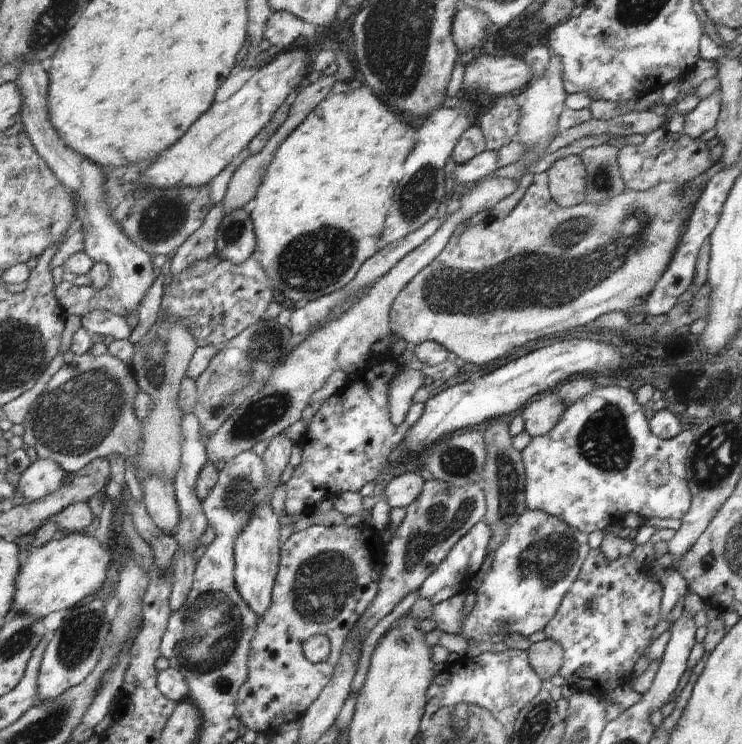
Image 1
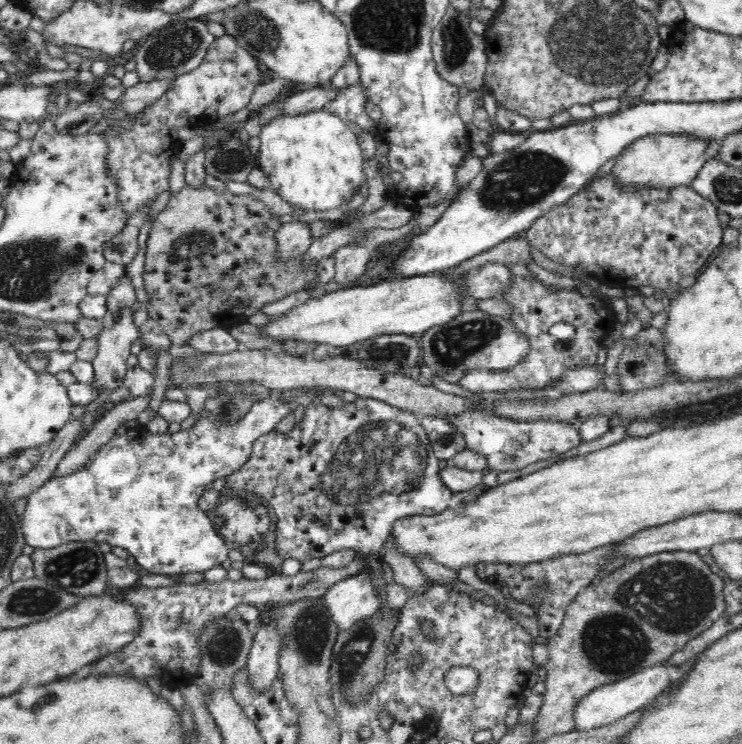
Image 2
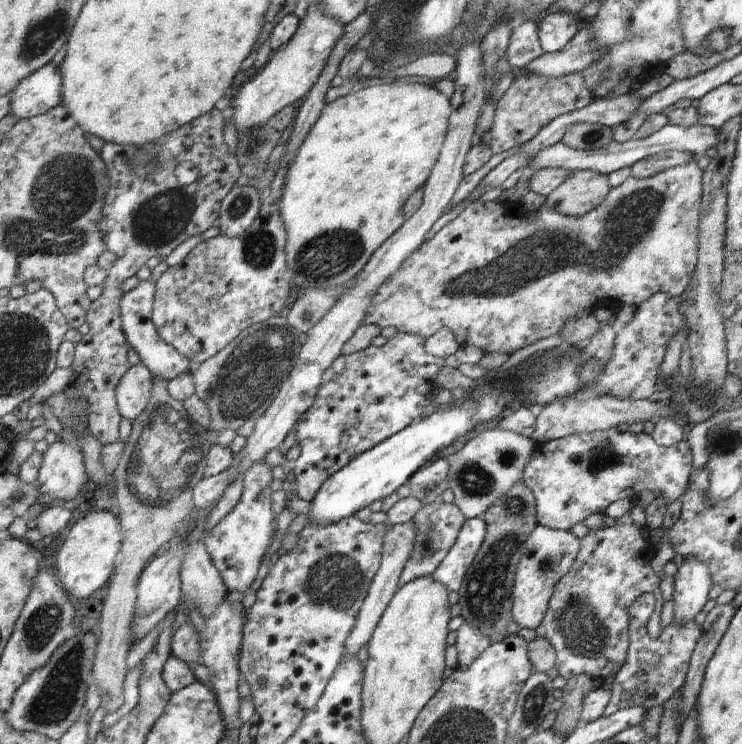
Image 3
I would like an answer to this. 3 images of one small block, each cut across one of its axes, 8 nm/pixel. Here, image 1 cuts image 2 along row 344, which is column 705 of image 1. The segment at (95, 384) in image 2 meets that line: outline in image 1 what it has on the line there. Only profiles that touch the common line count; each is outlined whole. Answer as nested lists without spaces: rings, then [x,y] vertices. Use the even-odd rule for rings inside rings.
[[[715,92],[709,98],[701,100],[695,106],[695,110],[685,116],[683,134],[693,138],[693,140],[697,140],[705,130],[715,128],[719,112],[721,112],[721,96],[719,96],[719,92]]]

